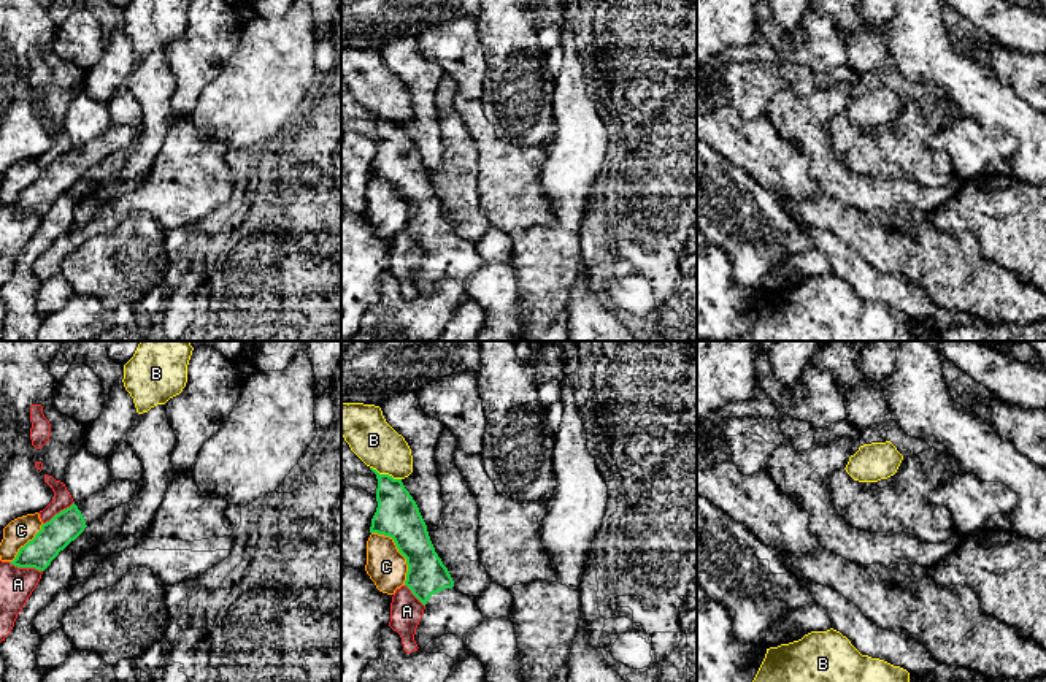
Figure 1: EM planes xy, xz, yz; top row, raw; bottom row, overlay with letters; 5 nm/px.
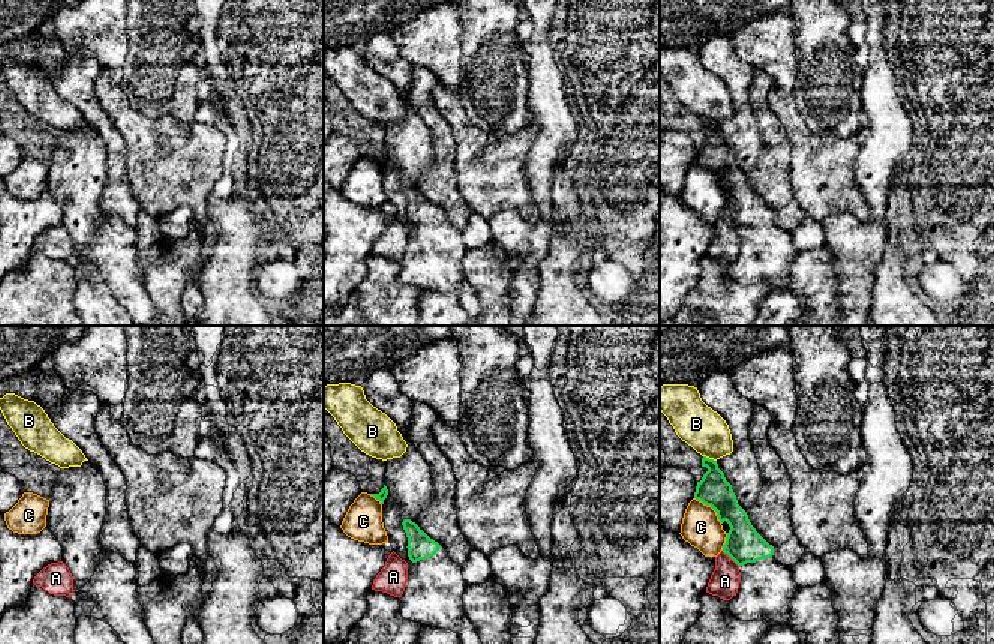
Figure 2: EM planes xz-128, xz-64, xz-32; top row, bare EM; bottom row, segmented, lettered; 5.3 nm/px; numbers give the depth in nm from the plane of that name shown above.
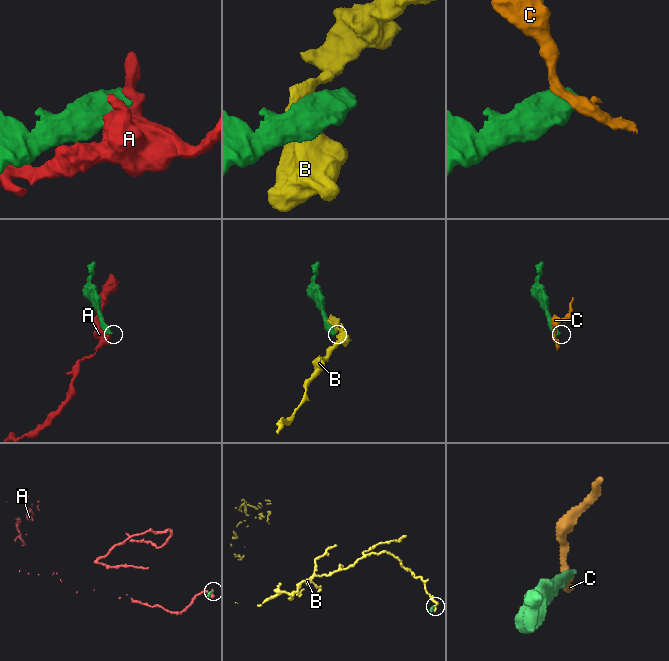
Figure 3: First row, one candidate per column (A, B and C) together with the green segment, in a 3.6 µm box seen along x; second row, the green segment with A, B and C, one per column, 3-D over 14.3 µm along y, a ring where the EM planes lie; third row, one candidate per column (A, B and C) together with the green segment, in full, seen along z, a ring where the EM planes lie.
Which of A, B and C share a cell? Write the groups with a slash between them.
A / B / C

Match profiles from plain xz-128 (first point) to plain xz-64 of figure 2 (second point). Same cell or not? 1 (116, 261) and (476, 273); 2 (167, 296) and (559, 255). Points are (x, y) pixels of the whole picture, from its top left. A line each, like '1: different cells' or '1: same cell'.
1: different cells
2: same cell

